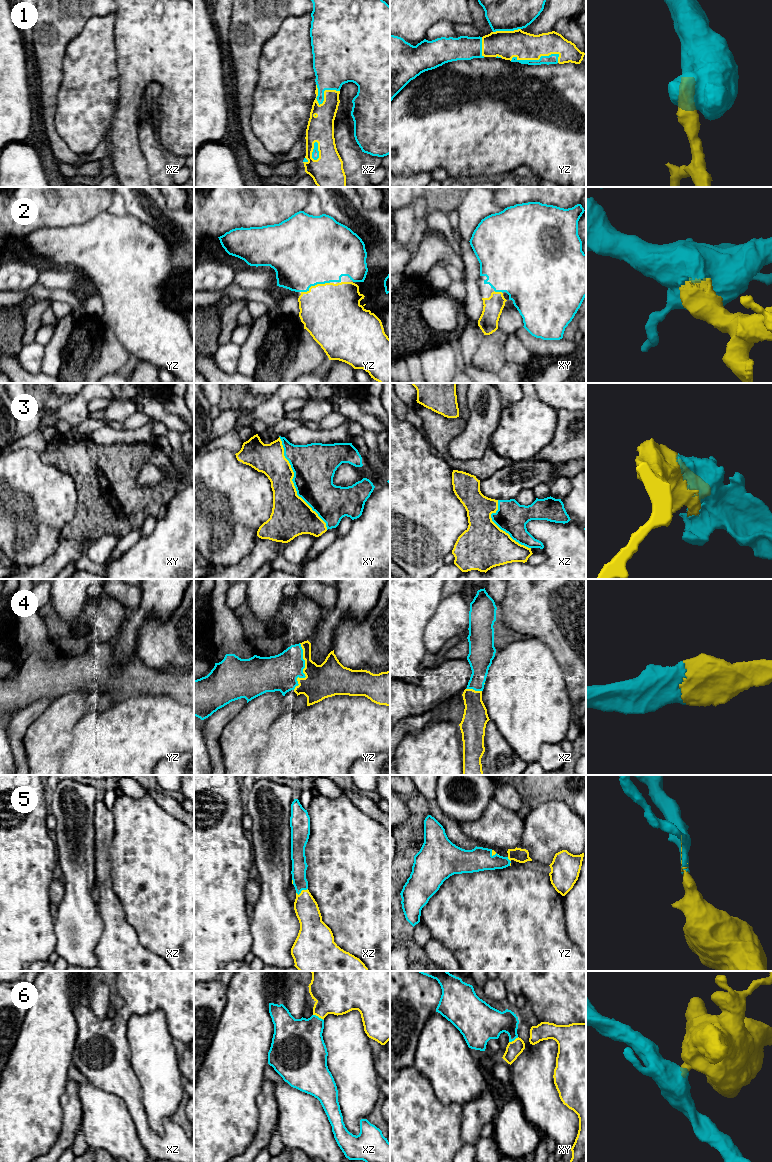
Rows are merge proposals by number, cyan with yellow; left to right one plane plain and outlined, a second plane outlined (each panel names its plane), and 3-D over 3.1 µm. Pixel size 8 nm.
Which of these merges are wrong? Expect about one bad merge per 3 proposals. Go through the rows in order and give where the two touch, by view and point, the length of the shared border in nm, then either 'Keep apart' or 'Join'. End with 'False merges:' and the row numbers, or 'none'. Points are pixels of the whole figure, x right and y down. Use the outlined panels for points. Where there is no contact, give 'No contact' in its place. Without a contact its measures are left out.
1: Touches cyan at yz (534, 60). Shared border 400 nm. Join
2: Touches cyan at yz (315, 284). Shared border 240 nm. Join
3: Touches cyan at xy (293, 482). Shared border 850 nm. Join
4: Touches cyan at yz (303, 668). Shared border 380 nm. Join
5: Touches cyan at xz (301, 890). Shared border 100 nm. Join
6: Touches cyan at xz (317, 1016). Shared border 100 nm. Join
False merges: none

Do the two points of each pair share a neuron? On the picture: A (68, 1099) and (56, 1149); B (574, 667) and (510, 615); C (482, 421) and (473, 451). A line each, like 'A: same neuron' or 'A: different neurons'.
A: same neuron
B: same neuron
C: same neuron

